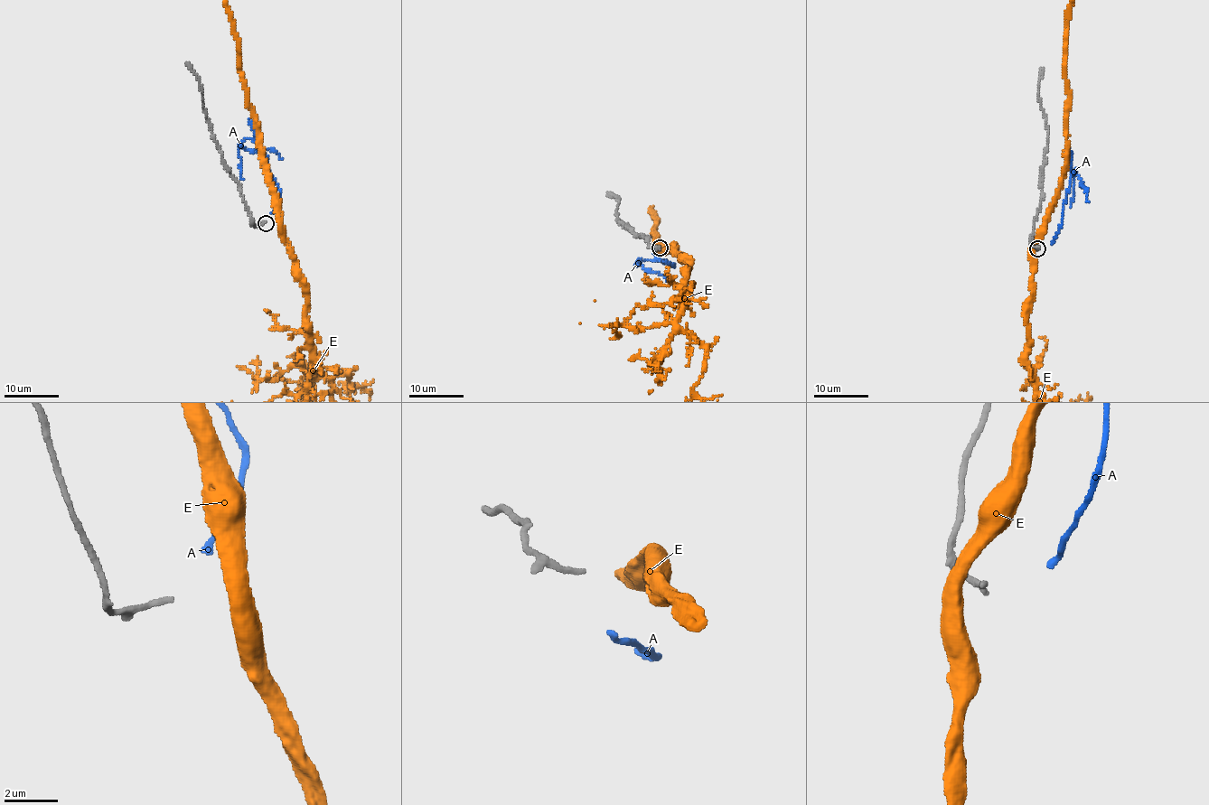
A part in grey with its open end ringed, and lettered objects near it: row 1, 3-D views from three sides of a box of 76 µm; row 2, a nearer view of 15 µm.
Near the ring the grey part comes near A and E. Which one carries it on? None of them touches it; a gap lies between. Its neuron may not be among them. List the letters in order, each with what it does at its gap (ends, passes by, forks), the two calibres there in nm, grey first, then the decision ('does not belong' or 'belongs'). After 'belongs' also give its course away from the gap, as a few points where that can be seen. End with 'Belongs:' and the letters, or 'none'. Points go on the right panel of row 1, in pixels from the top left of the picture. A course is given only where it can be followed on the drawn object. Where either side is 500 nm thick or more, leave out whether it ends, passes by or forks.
A: it ends; calibres 200 and 200 nm; does not belong
E: calibres 200 and 500 nm; does not belong
Belongs: none

